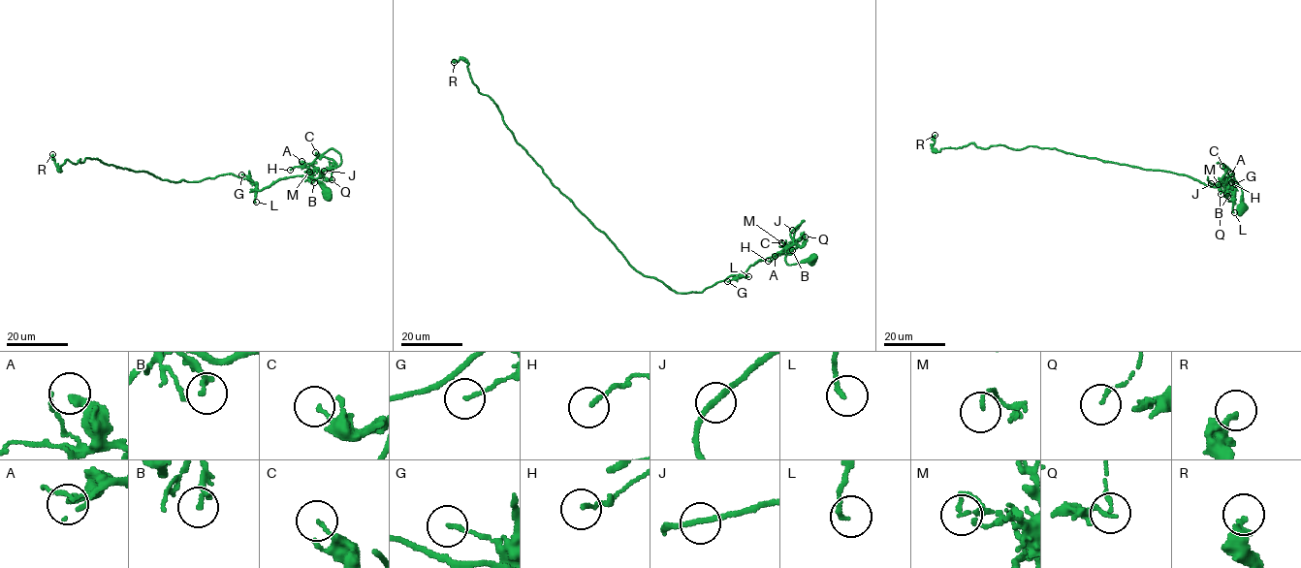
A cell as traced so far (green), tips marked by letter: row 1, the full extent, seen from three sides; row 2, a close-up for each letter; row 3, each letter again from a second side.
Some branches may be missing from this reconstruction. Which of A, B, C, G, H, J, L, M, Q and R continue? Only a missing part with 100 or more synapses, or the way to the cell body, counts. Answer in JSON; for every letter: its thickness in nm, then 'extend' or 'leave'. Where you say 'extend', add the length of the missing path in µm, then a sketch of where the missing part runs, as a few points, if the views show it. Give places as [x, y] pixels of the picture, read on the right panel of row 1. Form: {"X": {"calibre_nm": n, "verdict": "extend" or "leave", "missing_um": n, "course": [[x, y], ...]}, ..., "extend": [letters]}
{"A": {"calibre_nm": 280, "verdict": "leave"}, "B": {"calibre_nm": 200, "verdict": "leave"}, "C": {"calibre_nm": 140, "verdict": "leave"}, "G": {"calibre_nm": 120, "verdict": "leave"}, "H": {"calibre_nm": 130, "verdict": "leave"}, "J": {"calibre_nm": 180, "verdict": "leave"}, "L": {"calibre_nm": 150, "verdict": "leave"}, "M": {"calibre_nm": 100, "verdict": "leave"}, "Q": {"calibre_nm": 120, "verdict": "leave"}, "R": {"calibre_nm": 280, "verdict": "leave"}, "extend": []}

